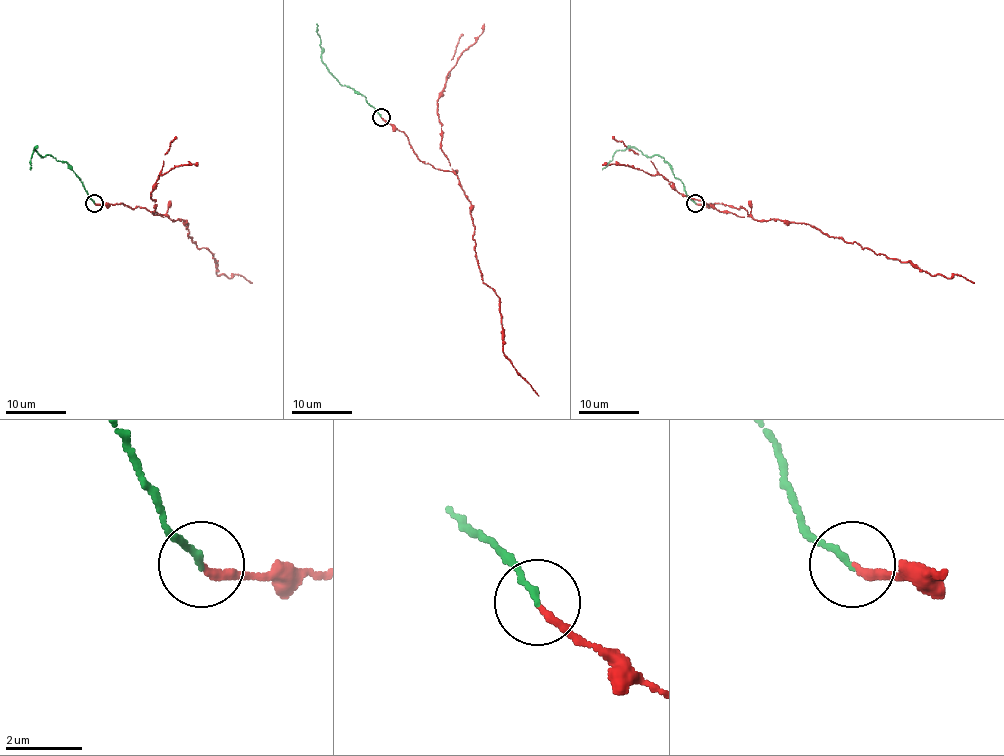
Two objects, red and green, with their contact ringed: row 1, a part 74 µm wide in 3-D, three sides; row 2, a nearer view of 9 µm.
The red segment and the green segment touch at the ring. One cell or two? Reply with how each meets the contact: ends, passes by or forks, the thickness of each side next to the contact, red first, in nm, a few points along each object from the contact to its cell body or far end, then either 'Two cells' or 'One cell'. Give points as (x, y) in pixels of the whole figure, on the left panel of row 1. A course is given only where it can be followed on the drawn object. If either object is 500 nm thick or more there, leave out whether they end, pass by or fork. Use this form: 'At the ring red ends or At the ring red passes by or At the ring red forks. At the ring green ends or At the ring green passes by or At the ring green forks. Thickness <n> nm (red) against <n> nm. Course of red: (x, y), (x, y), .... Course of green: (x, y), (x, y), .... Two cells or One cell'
At the ring red ends. At the ring green ends. Thickness 190 nm (red) against 170 nm. Course of red: (94, 203), (146, 208), (184, 221), (199, 248), (212, 254), (215, 273), (241, 274), (252, 283). Course of green: (94, 203), (73, 170), (52, 155), (41, 156), (35, 147), (29, 170). One cell

